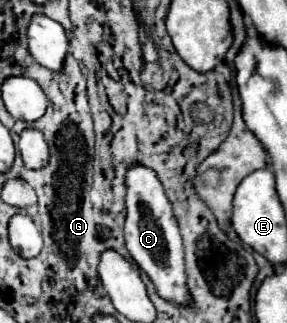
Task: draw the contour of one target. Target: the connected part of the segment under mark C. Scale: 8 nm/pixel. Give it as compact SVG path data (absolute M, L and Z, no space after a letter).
M130 164L126 170L126 248L138 266L150 276L156 286L158 296L174 302L188 304L186 272L184 272L184 250L178 220L172 212L172 204L164 192L162 182L158 180L152 168L142 164Z

